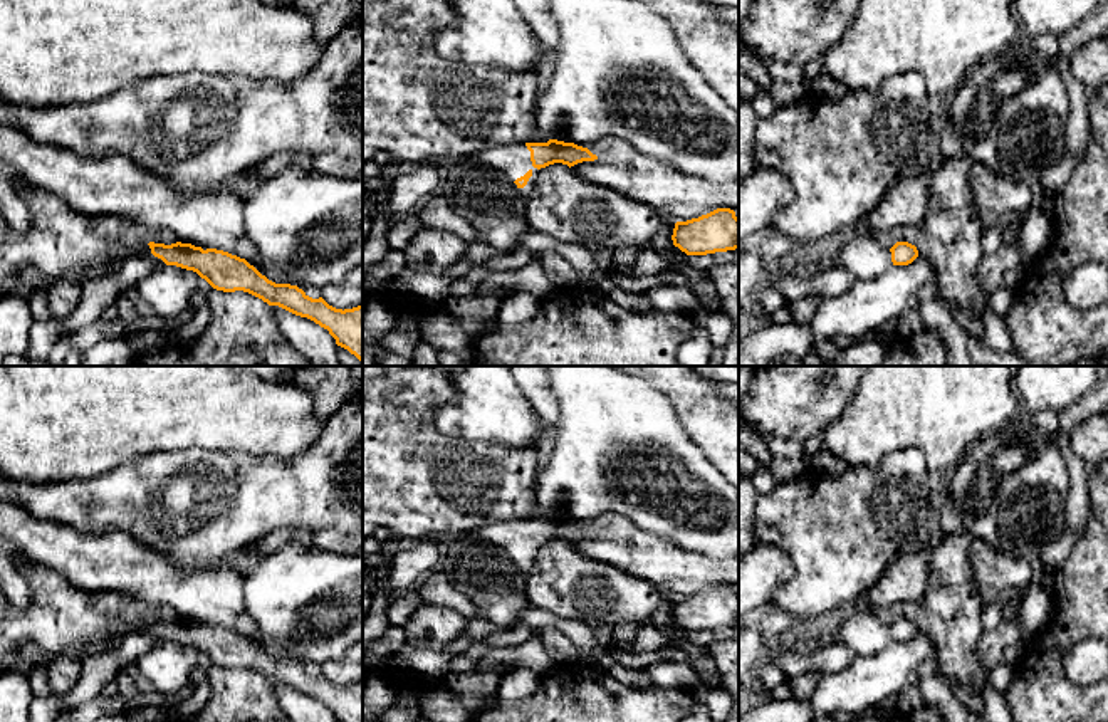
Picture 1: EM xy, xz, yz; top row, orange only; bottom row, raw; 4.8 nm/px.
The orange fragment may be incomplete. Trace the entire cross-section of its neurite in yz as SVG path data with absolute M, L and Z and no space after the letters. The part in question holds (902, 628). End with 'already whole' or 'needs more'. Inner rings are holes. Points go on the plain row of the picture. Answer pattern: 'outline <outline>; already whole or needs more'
outline M896 618L890 628L893 641L908 641L918 633L917 623L908 618Z; already whole

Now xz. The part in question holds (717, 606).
outline M717 584L698 594L677 598L673 621L687 631L707 631L739 625L739 594L730 584Z; already whole

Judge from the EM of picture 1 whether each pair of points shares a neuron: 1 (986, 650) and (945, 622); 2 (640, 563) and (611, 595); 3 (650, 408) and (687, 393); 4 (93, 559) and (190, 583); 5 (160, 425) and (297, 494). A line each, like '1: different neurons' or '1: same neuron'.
1: different neurons
2: different neurons
3: different neurons
4: same neuron
5: different neurons

